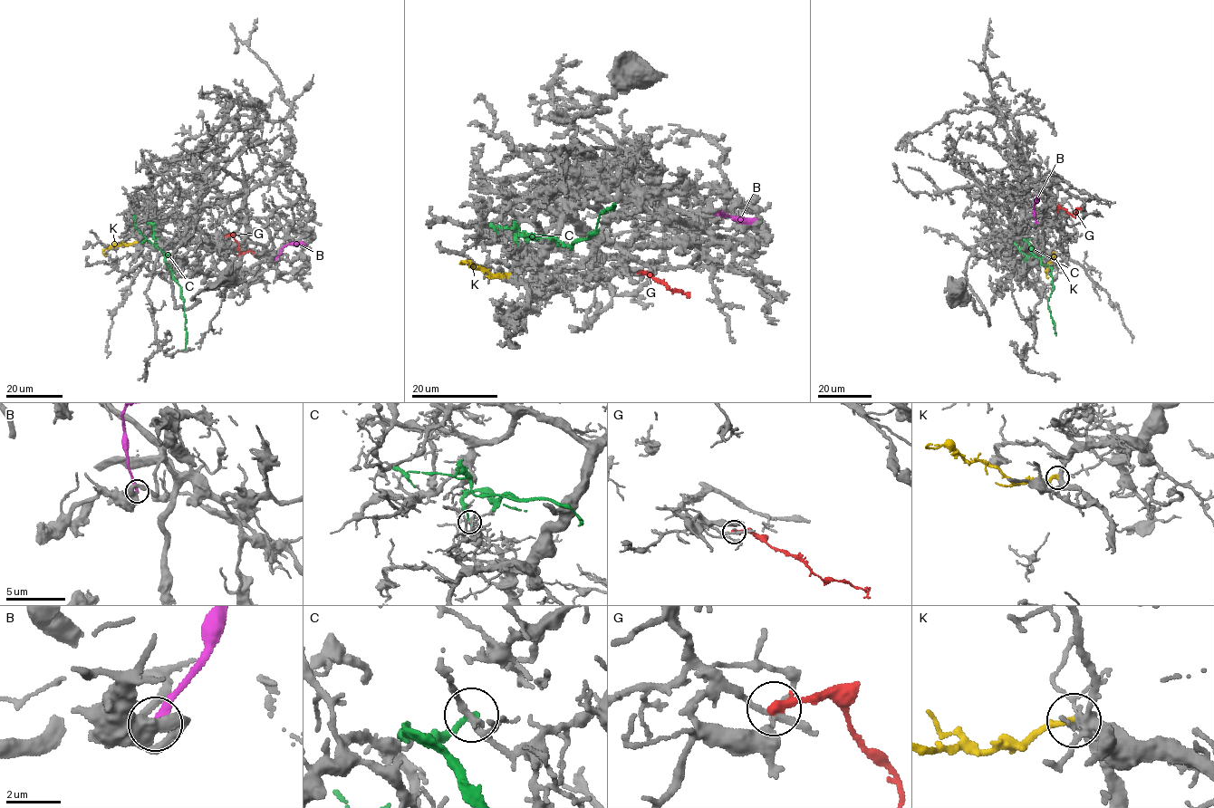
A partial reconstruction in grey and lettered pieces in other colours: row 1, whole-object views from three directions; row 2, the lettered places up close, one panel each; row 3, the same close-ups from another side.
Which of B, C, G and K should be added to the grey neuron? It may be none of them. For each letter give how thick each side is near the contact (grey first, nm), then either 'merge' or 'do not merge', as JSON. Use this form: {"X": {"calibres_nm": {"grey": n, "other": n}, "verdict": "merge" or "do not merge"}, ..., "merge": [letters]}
{"B": {"calibres_nm": {"grey": 550, "other": 280}, "verdict": "do not merge"}, "C": {"calibres_nm": {"grey": 200, "other": 200}, "verdict": "do not merge"}, "G": {"calibres_nm": {"grey": 180, "other": 320}, "verdict": "do not merge"}, "K": {"calibres_nm": {"grey": 340, "other": 220}, "verdict": "merge"}, "merge": ["K"]}

